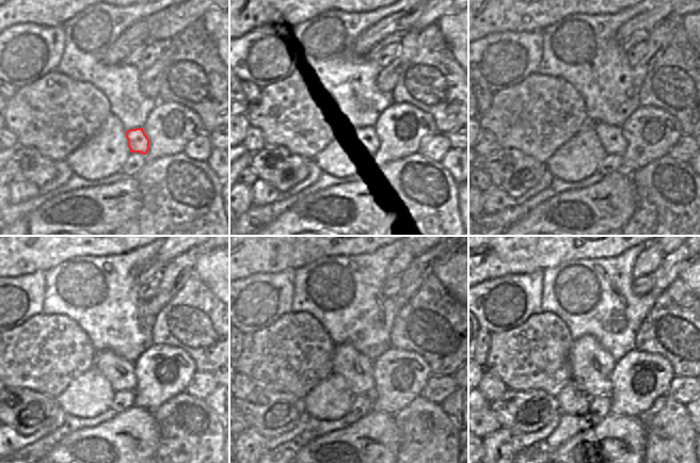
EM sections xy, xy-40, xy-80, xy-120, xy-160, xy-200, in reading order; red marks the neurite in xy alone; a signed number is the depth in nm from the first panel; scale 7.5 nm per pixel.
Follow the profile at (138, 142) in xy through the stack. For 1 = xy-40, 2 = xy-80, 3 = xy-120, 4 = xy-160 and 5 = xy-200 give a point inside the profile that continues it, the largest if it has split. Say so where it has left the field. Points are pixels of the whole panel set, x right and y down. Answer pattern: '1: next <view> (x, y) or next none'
1: next xy-40 (370, 138)
2: next xy-80 (609, 137)
3: next xy-120 (120, 372)
4: next xy-160 (358, 370)
5: next xy-200 (591, 365)

